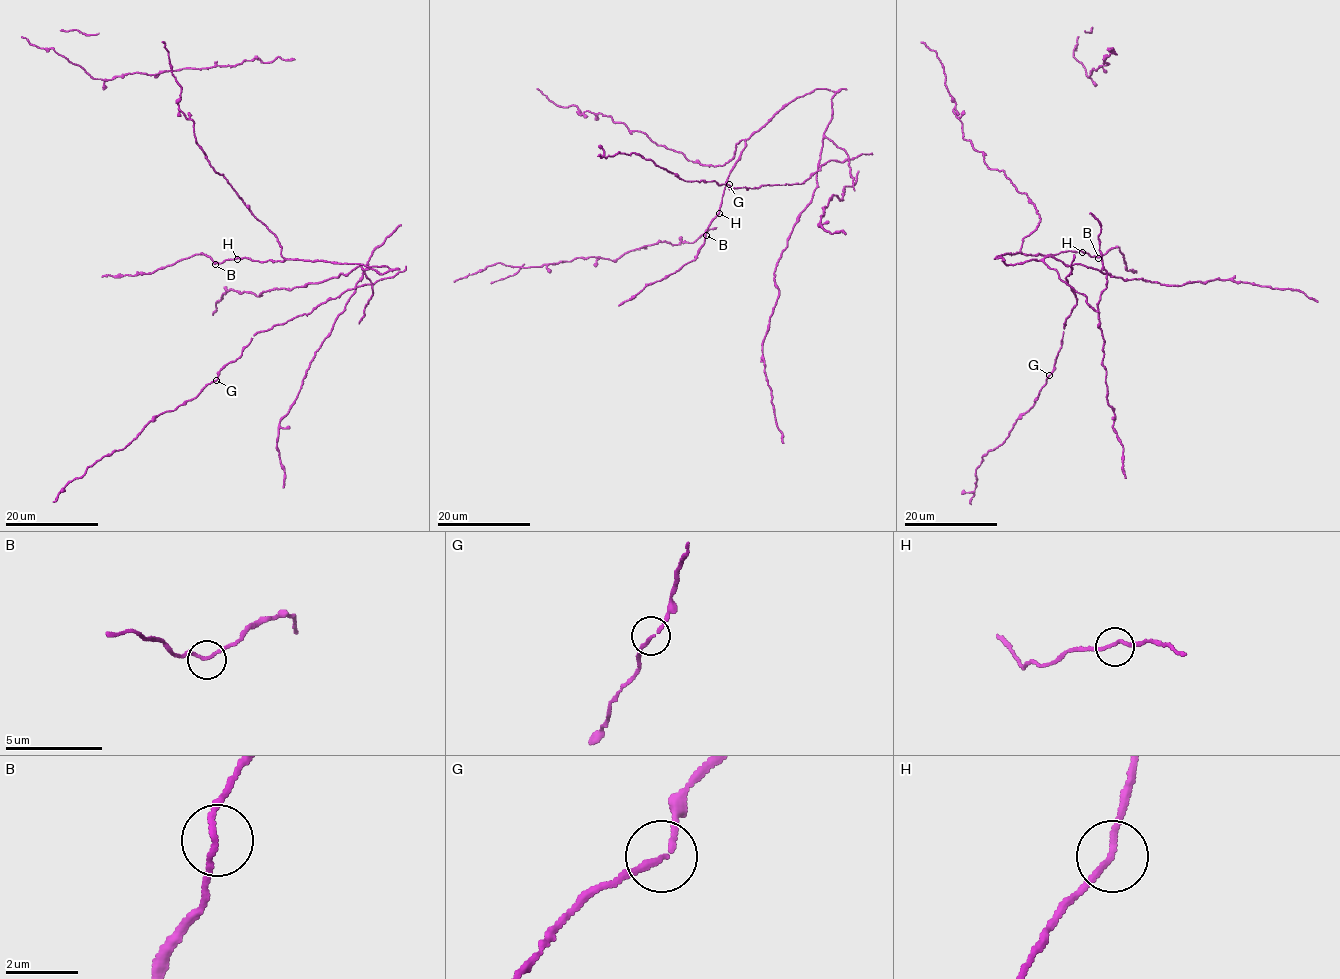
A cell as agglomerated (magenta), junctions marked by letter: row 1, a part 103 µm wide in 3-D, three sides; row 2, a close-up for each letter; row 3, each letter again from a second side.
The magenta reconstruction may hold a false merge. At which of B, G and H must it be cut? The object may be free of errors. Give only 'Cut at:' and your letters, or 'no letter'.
Cut at: no letter

